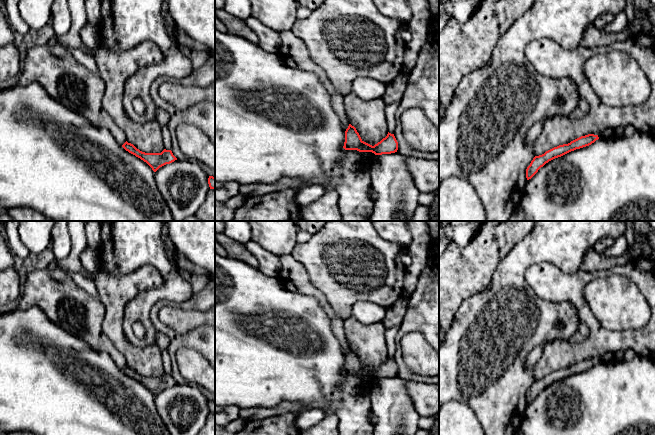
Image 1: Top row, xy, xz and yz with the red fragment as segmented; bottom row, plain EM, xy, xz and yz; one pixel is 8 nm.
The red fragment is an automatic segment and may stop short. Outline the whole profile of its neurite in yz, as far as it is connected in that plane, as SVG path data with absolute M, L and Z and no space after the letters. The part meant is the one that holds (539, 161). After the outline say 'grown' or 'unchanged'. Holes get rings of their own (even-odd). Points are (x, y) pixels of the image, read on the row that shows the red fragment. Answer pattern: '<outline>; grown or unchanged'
M588 134L585 136L581 136L573 141L571 141L568 144L559 145L557 147L554 147L548 151L546 151L544 154L535 156L533 160L531 161L530 165L526 169L526 178L527 180L531 179L538 170L543 167L546 163L549 161L561 157L571 151L574 151L576 149L580 149L586 146L591 145L596 140L598 140L598 135L594 134Z; unchanged

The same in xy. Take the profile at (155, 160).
M127 141L122 145L122 147L129 153L146 162L154 172L156 172L160 167L177 160L171 150L164 149L161 153L145 153Z; unchanged

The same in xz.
M349 124L345 131L345 150L357 150L359 152L372 152L375 155L391 154L398 150L398 142L394 136L388 132L387 136L374 146L364 142L356 128Z; unchanged

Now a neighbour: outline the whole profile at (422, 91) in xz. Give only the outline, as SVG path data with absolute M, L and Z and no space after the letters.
M427 0L431 20L427 40L421 48L416 65L408 72L407 88L396 112L394 136L398 142L399 154L423 159L439 159L438 151L413 149L405 140L400 119L403 113L412 108L423 110L427 118L439 129L439 0Z

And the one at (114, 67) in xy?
M150 41L124 51L113 51L100 44L95 49L97 73L106 84L102 98L103 109L126 135L126 141L145 153L164 150L162 127L157 121L140 124L132 121L124 110L125 81L143 67L160 62L162 53Z

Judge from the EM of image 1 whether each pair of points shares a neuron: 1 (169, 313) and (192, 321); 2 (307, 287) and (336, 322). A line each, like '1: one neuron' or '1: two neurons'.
1: one neuron
2: one neuron

